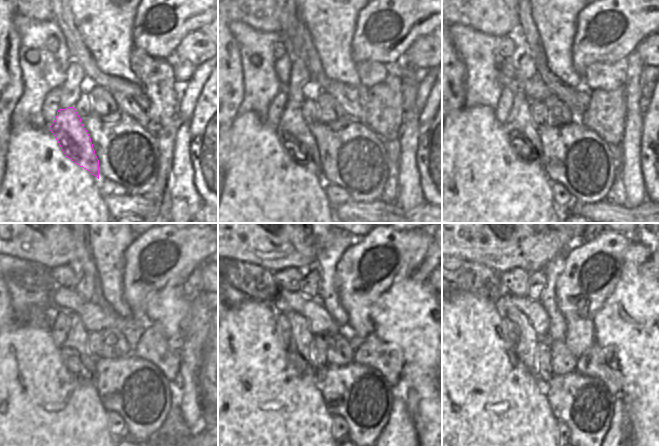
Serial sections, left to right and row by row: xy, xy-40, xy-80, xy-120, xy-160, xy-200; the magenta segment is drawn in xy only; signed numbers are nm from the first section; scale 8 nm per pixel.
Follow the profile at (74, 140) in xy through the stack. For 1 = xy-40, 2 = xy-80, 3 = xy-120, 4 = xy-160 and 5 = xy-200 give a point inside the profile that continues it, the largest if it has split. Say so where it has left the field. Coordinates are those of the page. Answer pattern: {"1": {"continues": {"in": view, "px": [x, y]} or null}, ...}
{"1": {"continues": {"in": "xy-40", "px": [294, 133]}}, "2": {"continues": {"in": "xy-80", "px": [522, 135]}}, "3": {"continues": {"in": "xy-120", "px": [81, 366]}}, "4": {"continues": {"in": "xy-160", "px": [298, 350]}}, "5": {"continues": {"in": "xy-200", "px": [526, 346]}}}

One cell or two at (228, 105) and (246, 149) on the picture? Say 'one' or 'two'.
two

